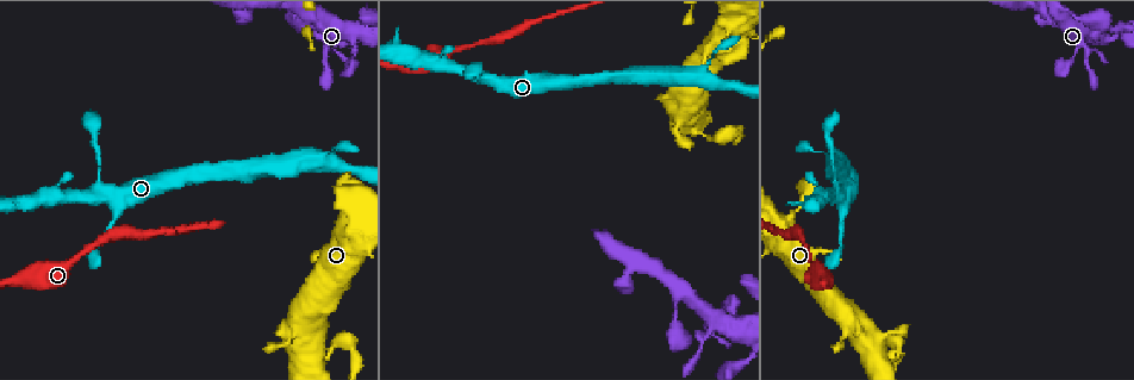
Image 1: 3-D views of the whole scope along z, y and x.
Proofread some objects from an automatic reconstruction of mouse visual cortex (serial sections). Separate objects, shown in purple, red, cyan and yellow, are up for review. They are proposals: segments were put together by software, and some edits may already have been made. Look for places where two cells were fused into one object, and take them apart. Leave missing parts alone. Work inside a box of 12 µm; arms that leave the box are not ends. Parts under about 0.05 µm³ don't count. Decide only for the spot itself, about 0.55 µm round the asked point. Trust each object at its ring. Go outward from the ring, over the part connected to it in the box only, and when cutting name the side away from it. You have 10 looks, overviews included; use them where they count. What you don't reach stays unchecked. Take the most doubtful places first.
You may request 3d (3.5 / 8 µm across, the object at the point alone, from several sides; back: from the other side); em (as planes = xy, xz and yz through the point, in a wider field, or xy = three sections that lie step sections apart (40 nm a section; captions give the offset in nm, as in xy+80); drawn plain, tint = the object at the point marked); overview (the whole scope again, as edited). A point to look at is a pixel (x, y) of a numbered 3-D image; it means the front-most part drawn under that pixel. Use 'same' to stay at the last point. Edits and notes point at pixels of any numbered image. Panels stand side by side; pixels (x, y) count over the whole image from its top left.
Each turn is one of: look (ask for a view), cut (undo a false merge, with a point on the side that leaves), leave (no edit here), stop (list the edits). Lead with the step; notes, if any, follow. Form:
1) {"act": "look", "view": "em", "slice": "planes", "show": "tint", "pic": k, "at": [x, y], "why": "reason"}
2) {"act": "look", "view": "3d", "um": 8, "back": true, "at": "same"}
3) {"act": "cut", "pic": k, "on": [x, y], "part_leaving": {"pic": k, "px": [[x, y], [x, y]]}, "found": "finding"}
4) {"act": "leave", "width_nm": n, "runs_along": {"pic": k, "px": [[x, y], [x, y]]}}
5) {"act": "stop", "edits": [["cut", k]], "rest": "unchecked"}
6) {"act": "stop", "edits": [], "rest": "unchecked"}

{"act": "look", "view": "em", "slice": "xy", "step": 1, "show": "tint", "pic": 1, "at": [703, 343], "why": "thin neck"}

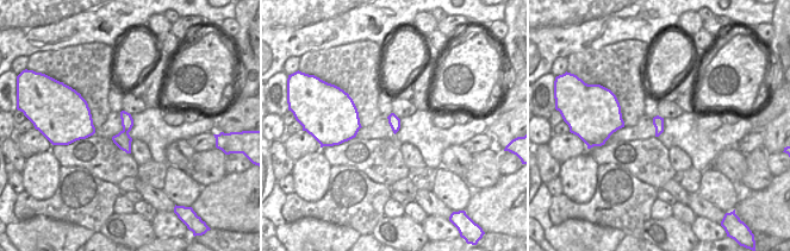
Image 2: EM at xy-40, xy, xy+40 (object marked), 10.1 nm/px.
{"act": "look", "view": "3d", "um": 3.5, "at": "same"}

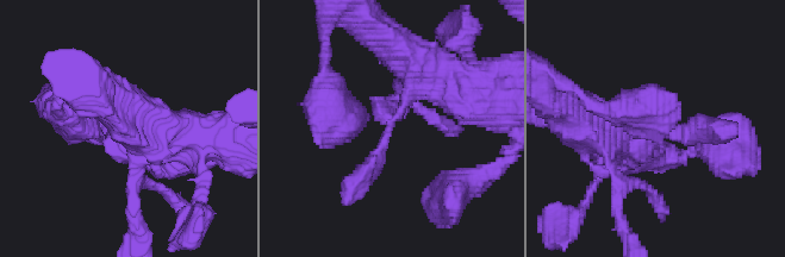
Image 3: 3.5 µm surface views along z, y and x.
{"act": "leave", "runs_along": {"pic": 3, "px": [[409, 56], [409, 99], [350, 187]]}, "found": "continuous, no second cell"}

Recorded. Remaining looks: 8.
{"act": "look", "view": "3d", "um": 3.5, "back": true, "pic": 1, "at": [98, 172]}

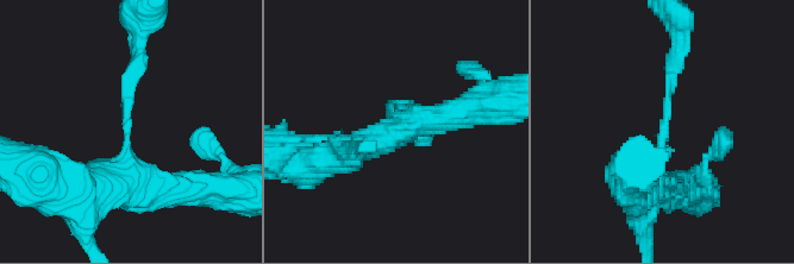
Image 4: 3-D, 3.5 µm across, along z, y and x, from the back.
{"act": "look", "view": "em", "slice": "xy", "step": 3, "show": "tint", "pic": 4, "at": [128, 131], "arm_widths_nm": [150, 400], "why": "now the EM"}

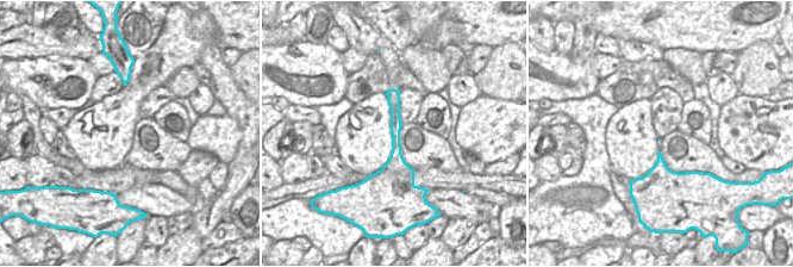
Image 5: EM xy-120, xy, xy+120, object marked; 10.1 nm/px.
{"act": "look", "view": "em", "slice": "xy", "step": 1, "show": "tint", "at": "same", "why": "cut it another way"}

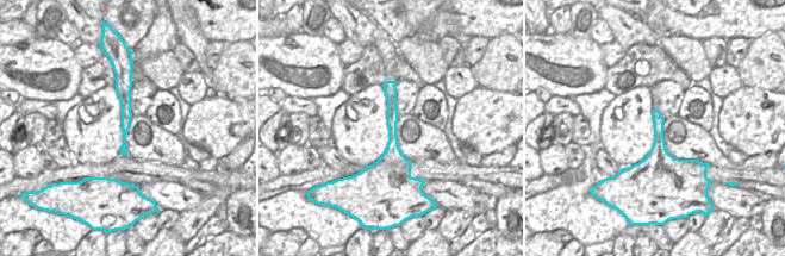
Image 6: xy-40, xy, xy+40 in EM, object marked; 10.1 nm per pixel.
{"act": "leave", "found": "all the same cell"}

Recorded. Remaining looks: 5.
{"act": "look", "view": "3d", "um": 3.5, "pic": 1, "at": [810, 193], "why": "thick turns thin"}

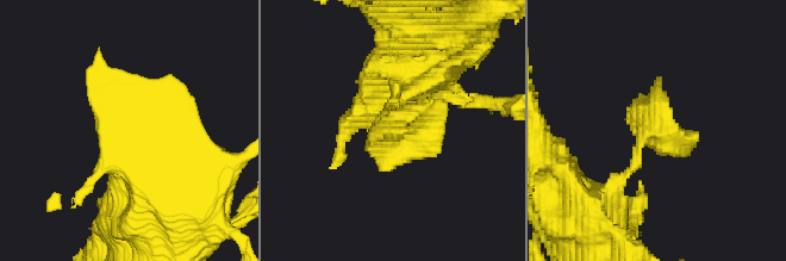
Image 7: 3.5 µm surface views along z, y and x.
{"act": "look", "view": "em", "slice": "xy", "step": 2, "show": "tint", "pic": 7, "at": [388, 135]}

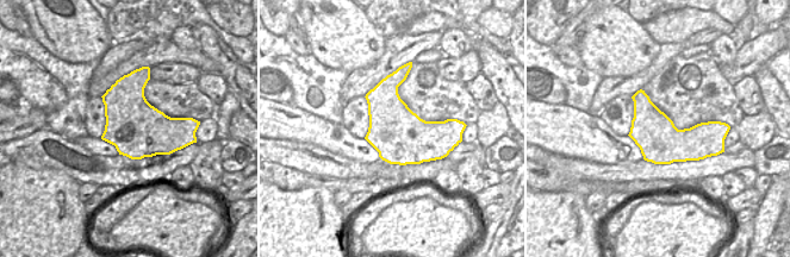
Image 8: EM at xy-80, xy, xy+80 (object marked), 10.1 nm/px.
{"act": "leave", "found": "all the same cell"}

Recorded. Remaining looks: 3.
{"act": "look", "view": "3d", "um": 8, "pic": 1, "at": [487, 43], "why": "thick turns thin"}

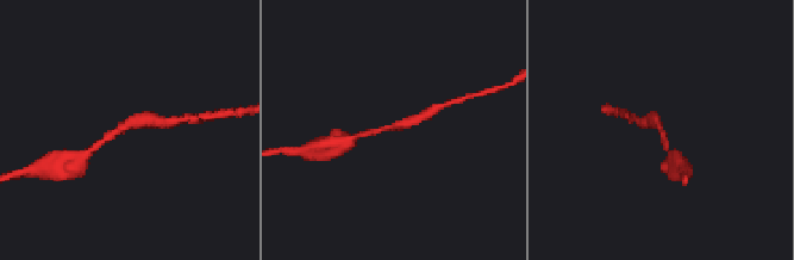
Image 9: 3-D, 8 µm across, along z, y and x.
{"act": "look", "view": "3d", "um": 3.5, "back": true, "pic": 9, "at": [394, 127], "why": "zoom in"}

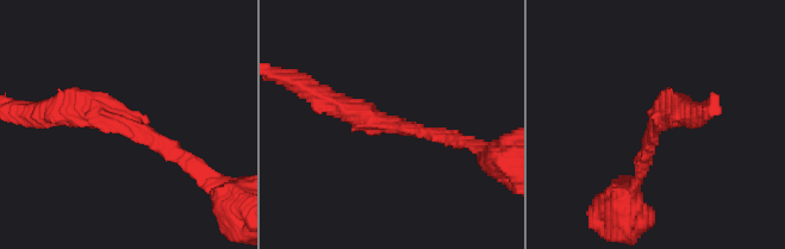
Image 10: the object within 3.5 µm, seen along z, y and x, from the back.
{"act": "look", "view": "em", "slice": "xy", "step": 5, "show": "tint", "pic": 10, "at": [391, 128], "why": "need the tissue"}

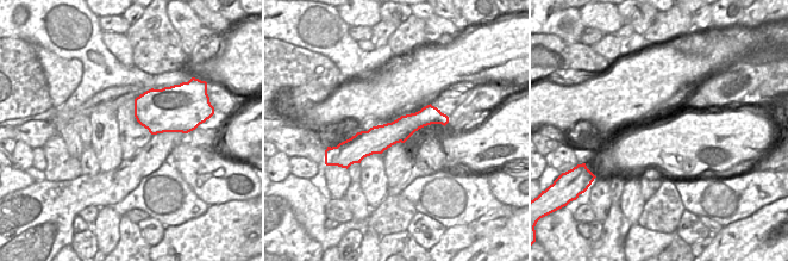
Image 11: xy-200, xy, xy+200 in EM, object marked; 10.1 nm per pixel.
{"act": "leave", "width_nm": 280, "runs_along": {"pic": 11, "px": [[445, 119], [346, 143]]}, "found": "continuous, no second cell"}

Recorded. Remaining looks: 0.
{"act": "stop", "edits": [], "rest": "unchecked"}

